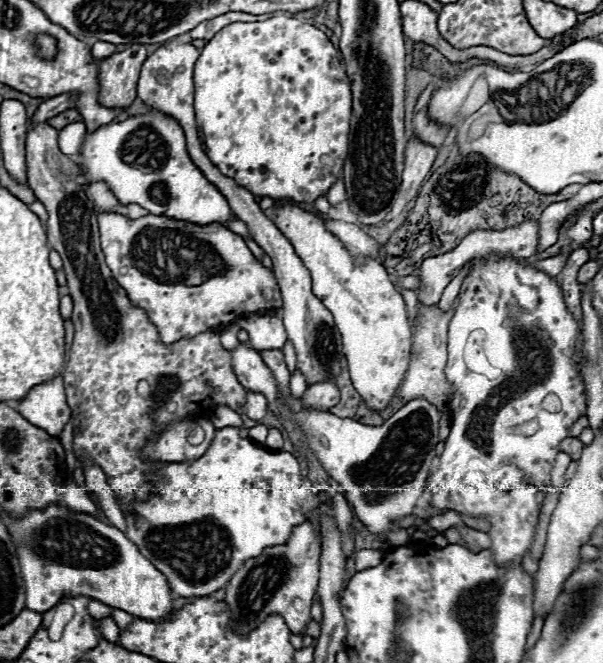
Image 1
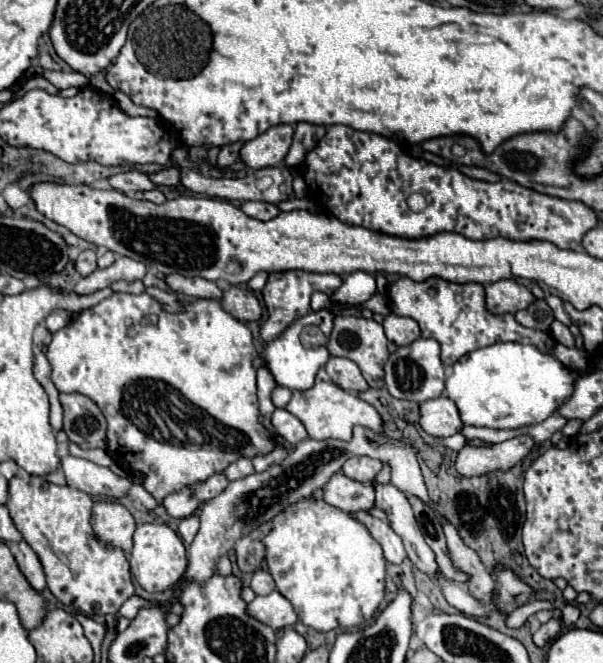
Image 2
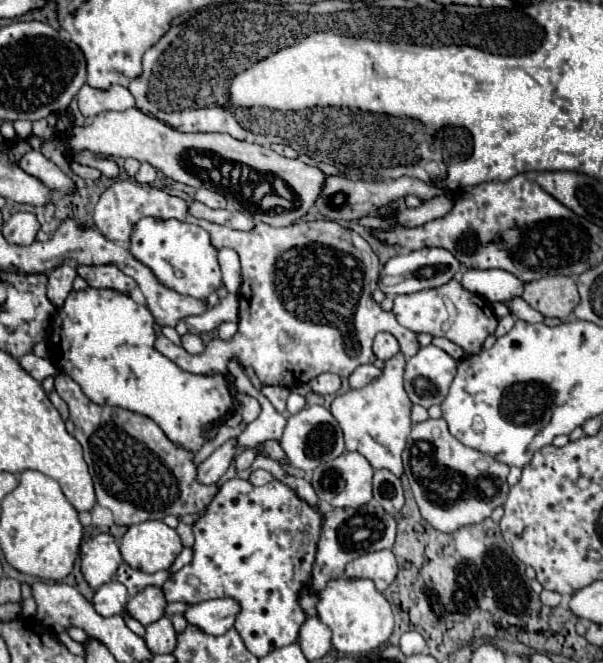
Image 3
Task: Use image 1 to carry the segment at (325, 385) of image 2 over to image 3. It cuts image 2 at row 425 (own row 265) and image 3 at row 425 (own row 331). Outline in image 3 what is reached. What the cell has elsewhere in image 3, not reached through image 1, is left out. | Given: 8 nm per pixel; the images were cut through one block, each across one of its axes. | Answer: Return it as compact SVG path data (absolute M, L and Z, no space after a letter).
M396 354L392 360L386 362L384 374L366 384L360 390L348 390L342 396L336 396L330 412L338 420L342 432L344 432L344 442L346 450L360 452L372 468L388 468L394 472L398 478L404 474L402 466L402 450L406 446L406 436L410 434L412 422L410 422L410 408L412 402L404 392L402 386L402 372L404 372L404 354Z

